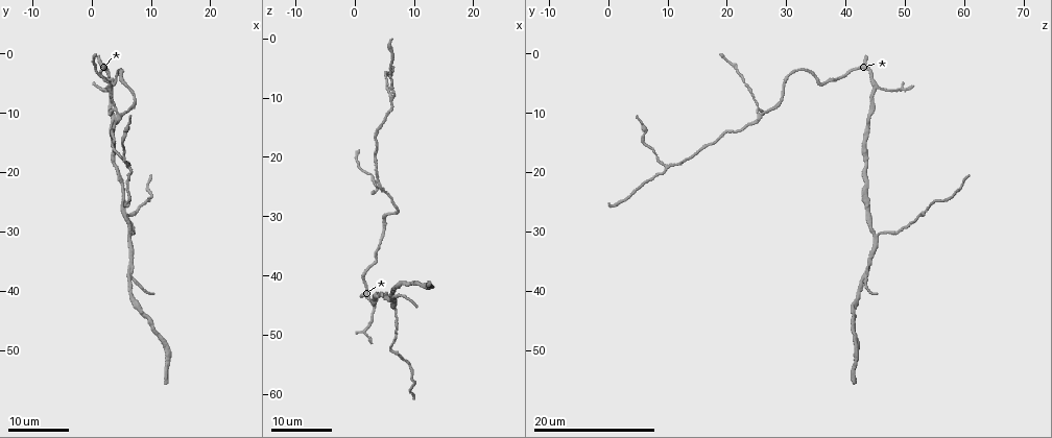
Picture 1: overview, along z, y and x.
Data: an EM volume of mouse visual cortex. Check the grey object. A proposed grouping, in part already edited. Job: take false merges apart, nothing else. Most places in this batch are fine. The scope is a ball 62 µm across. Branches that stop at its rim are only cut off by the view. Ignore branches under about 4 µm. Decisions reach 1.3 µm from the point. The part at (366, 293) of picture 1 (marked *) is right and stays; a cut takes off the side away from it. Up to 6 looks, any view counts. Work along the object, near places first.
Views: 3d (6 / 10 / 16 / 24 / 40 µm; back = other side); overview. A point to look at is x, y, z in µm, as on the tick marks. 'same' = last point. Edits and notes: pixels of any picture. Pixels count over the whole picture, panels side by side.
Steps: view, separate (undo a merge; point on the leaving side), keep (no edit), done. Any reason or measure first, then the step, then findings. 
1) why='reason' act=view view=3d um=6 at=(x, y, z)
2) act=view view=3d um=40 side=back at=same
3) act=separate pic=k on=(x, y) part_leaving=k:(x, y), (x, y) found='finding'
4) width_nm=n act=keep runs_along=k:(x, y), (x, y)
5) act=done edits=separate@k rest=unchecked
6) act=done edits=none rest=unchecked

why='a fork' act=view view=3d um=24 at=(3.0, 6.0, 45.5)

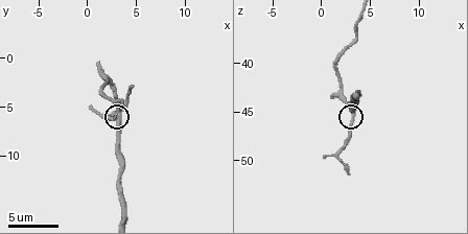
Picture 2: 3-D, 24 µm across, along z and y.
why='closer look' act=view view=3d um=10 at=(3.2, 6.0, 45.0)

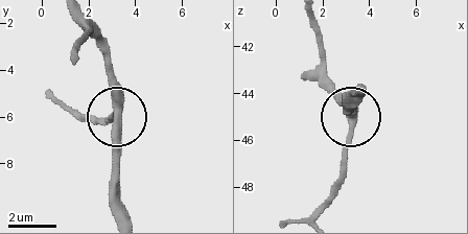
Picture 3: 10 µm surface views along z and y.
act=view view=3d um=10 side=back at=(3.2, 5.7, 45.3)

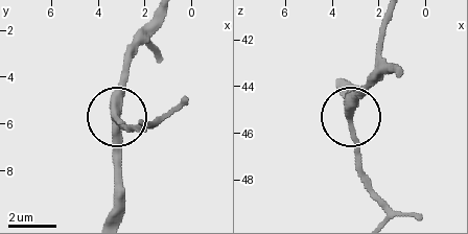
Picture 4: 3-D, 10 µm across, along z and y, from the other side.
side_arm_um=7 act=keep found='one neuron here'

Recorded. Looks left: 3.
why='three-way junction' act=view view=3d um=16 at=(6.0, 31.0, 45.5)

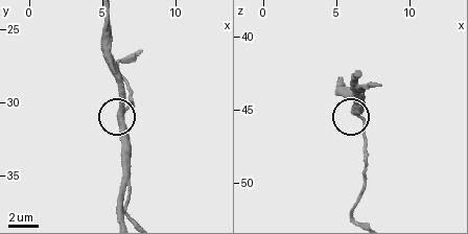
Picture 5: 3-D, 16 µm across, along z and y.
why='closer look' act=view view=3d um=6 at=same

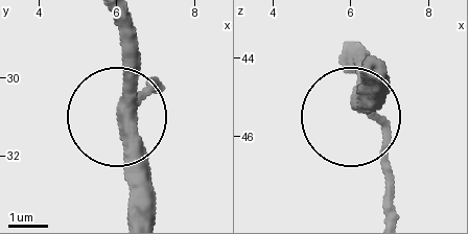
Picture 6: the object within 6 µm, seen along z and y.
width_nm=350 act=keep found='one neuron here'

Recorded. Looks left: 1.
act=done edits=none rest=unchecked

